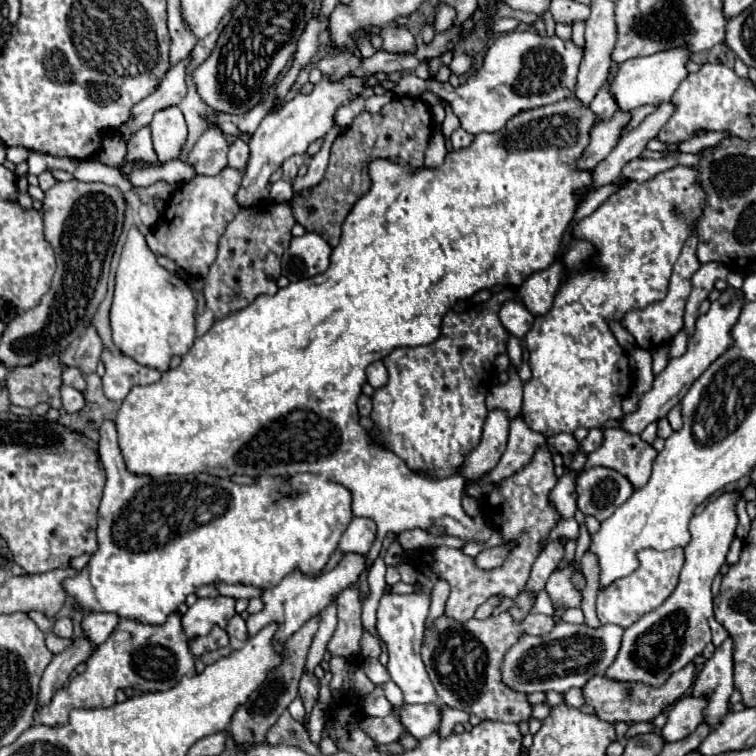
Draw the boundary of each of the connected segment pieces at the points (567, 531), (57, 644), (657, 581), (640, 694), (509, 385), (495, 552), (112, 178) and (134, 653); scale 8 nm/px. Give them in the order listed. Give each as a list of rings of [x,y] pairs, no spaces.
[[[571,518],[571,520],[561,520],[551,532],[549,532],[549,536],[547,536],[547,542],[551,540],[557,540],[559,536],[565,536],[565,538],[577,538],[579,536],[579,526],[577,526],[577,522]]]
[[[47,632],[47,634],[45,634],[45,644],[47,644],[47,648],[49,648],[53,654],[59,654],[59,652],[63,652],[67,646],[71,646],[71,640],[65,640],[65,638],[55,636],[53,632]]]
[[[645,548],[637,554],[637,560],[639,560],[639,568],[633,574],[621,578],[621,580],[615,580],[613,584],[599,590],[597,616],[599,616],[601,624],[619,624],[623,628],[629,628],[641,616],[655,610],[657,606],[661,606],[671,596],[671,592],[677,588],[679,574],[681,574],[683,560],[685,560],[683,548],[673,548],[667,552]]]
[[[689,662],[685,668],[673,672],[667,682],[659,688],[643,684],[643,682],[619,682],[619,680],[611,680],[607,676],[593,676],[585,686],[583,686],[583,696],[585,696],[585,704],[595,708],[595,714],[605,720],[605,722],[629,722],[629,724],[637,724],[643,720],[653,720],[655,716],[659,716],[667,706],[673,706],[681,696],[685,696],[693,682],[695,682],[695,664]]]
[[[509,368],[509,380],[489,390],[487,408],[503,410],[513,420],[521,414],[521,394],[523,394],[523,382],[519,380],[519,374],[513,368]]]
[[[509,540],[509,542],[503,542],[503,544],[495,546],[495,548],[487,548],[487,550],[483,550],[481,554],[475,556],[475,566],[481,568],[481,570],[499,568],[499,566],[503,566],[503,562],[507,560],[509,552],[511,552],[515,546],[517,546],[517,542]]]
[[[97,160],[79,162],[73,176],[77,180],[81,180],[81,182],[105,182],[105,184],[117,186],[125,196],[129,196],[129,192],[131,192],[131,184],[129,184],[129,188],[123,184],[125,178],[121,176],[121,172],[117,168],[109,168],[109,166],[101,164],[101,162],[97,162]]]
[[[173,612],[161,626],[121,618],[111,636],[103,644],[99,644],[97,652],[85,664],[87,670],[83,674],[77,674],[69,682],[69,686],[55,692],[51,702],[37,712],[37,722],[45,726],[65,726],[69,724],[69,712],[73,708],[115,704],[115,692],[119,688],[131,686],[141,692],[169,690],[183,676],[195,674],[195,660],[187,646],[187,634],[181,624],[181,612]]]

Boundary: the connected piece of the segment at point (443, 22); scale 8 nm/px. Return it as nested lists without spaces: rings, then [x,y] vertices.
[[[441,4],[439,10],[437,10],[437,14],[435,14],[435,20],[433,20],[433,30],[435,30],[435,34],[445,32],[447,28],[451,28],[451,26],[453,26],[453,20],[455,20],[455,14],[457,14],[457,12],[455,12],[453,6]]]

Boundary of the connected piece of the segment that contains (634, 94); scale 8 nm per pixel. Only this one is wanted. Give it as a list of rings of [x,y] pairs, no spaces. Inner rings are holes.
[[[677,46],[669,48],[663,52],[655,52],[651,56],[641,56],[641,58],[631,58],[619,66],[619,72],[615,80],[611,82],[611,92],[619,104],[621,110],[635,110],[645,104],[661,104],[669,102],[679,84],[689,76],[687,72],[687,62],[689,62],[689,48]]]

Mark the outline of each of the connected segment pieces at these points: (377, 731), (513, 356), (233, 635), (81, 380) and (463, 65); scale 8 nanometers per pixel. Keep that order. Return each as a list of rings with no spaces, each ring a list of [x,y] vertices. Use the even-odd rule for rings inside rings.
[[[393,706],[391,712],[383,718],[365,717],[361,721],[361,728],[379,744],[399,742],[407,728],[401,722],[401,706]]]
[[[513,336],[509,338],[509,344],[507,344],[507,356],[511,360],[511,366],[519,370],[521,368],[521,342],[515,340]]]
[[[237,614],[231,618],[231,622],[227,624],[227,634],[231,640],[241,640],[245,642],[249,638],[249,632],[247,632],[247,626],[245,626],[245,620]]]
[[[67,368],[65,372],[63,372],[63,384],[65,386],[73,386],[73,388],[77,388],[77,390],[85,390],[85,386],[87,386],[87,382],[85,382],[85,374],[79,370],[79,368]]]
[[[463,54],[463,56],[455,56],[455,58],[453,58],[453,64],[449,64],[449,68],[451,68],[451,72],[457,74],[457,76],[459,76],[459,74],[465,74],[465,72],[469,70],[469,66],[471,66],[471,60],[473,60],[473,58],[471,58],[471,56],[465,56],[465,54]]]

